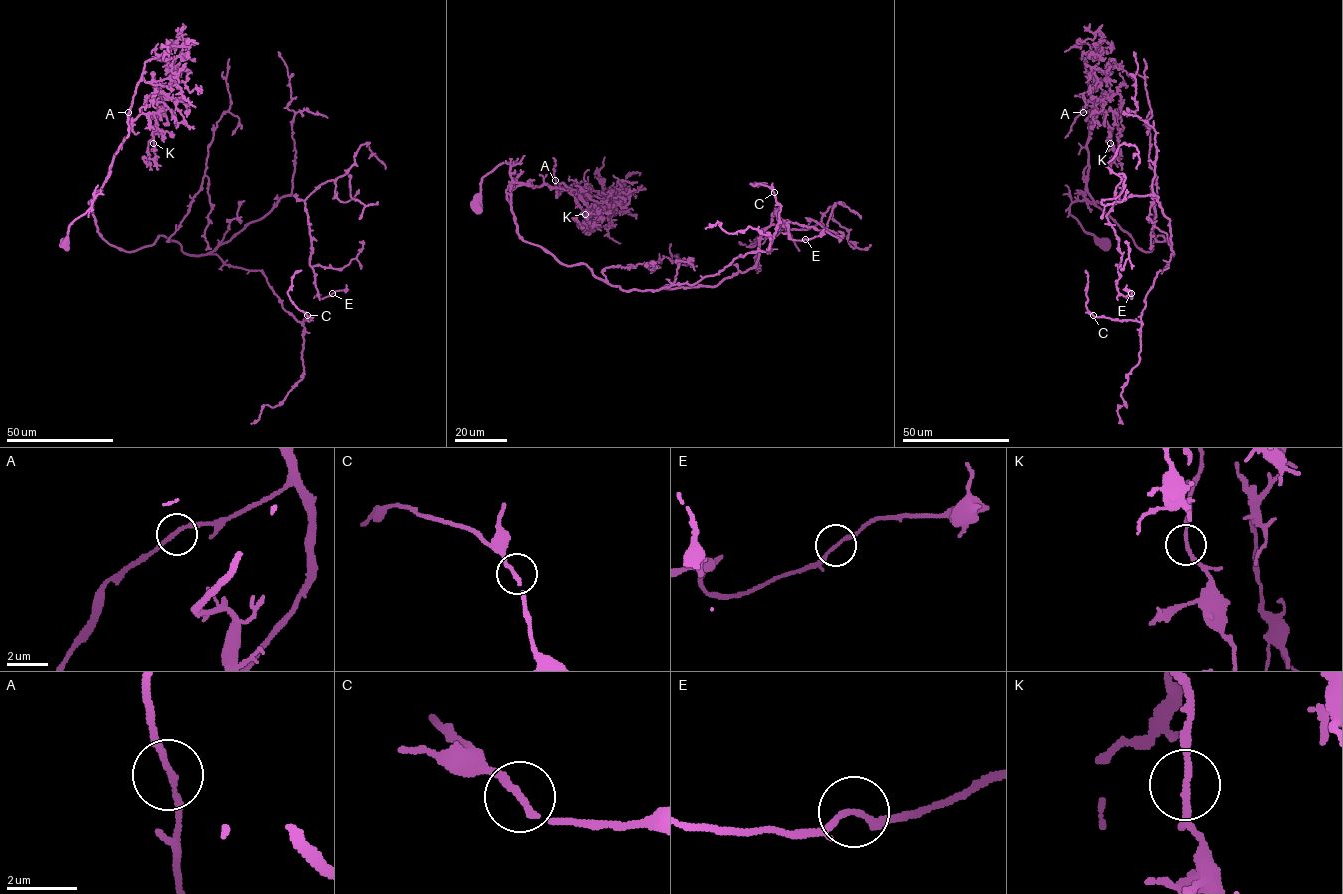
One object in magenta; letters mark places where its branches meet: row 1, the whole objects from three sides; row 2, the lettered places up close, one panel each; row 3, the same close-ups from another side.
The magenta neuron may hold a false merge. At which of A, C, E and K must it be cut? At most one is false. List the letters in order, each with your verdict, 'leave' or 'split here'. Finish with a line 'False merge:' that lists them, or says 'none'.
A: leave
C: leave
E: leave
K: leave
False merge: none

